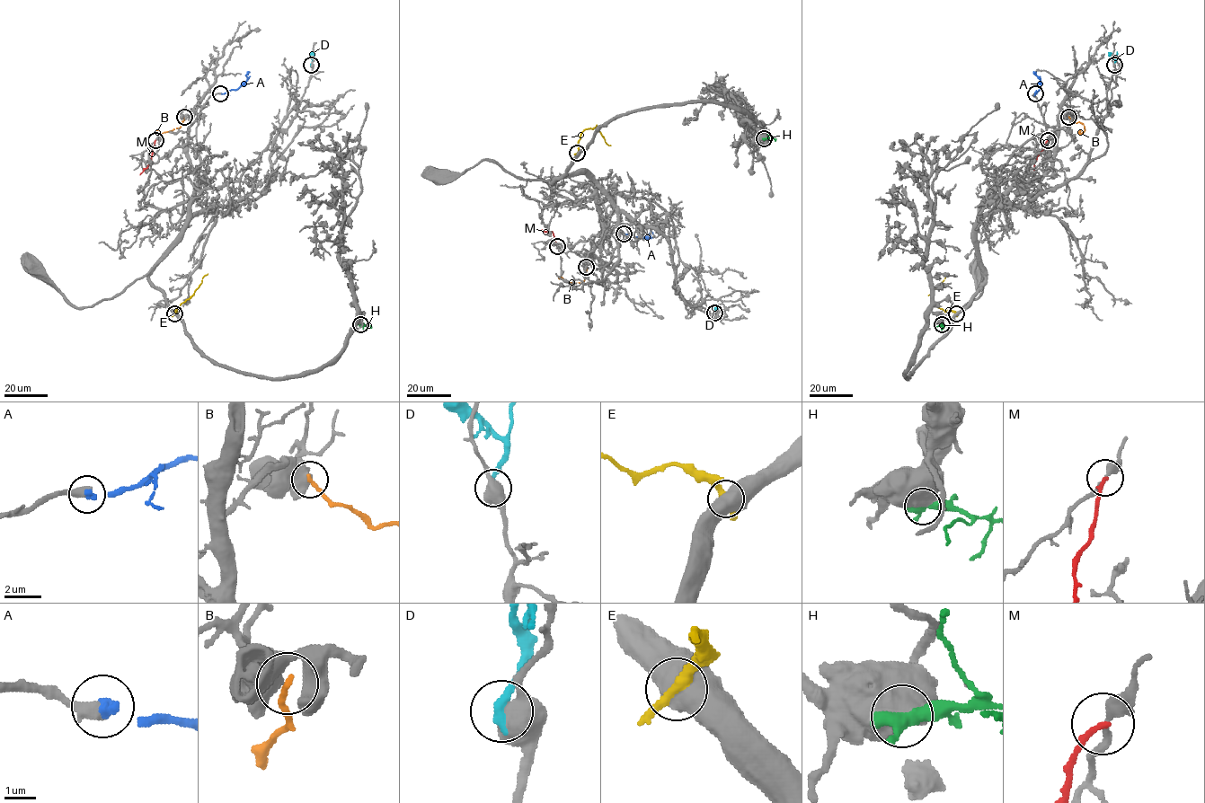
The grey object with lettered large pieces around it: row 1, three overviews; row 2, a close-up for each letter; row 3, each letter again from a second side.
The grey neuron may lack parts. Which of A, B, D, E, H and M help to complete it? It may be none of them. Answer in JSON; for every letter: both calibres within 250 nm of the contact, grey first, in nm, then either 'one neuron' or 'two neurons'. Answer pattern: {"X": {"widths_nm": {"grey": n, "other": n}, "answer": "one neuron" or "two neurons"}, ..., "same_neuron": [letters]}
{"A": {"widths_nm": {"grey": 500, "other": 280}, "answer": "one neuron"}, "B": {"widths_nm": {"grey": 600, "other": 200}, "answer": "two neurons"}, "D": {"widths_nm": {"grey": 550, "other": 320}, "answer": "two neurons"}, "E": {"widths_nm": {"grey": 850, "other": 280}, "answer": "two neurons"}, "H": {"widths_nm": {"grey": 850, "other": 600}, "answer": "two neurons"}, "M": {"widths_nm": {"grey": 300, "other": 200}, "answer": "two neurons"}, "same_neuron": ["A"]}

